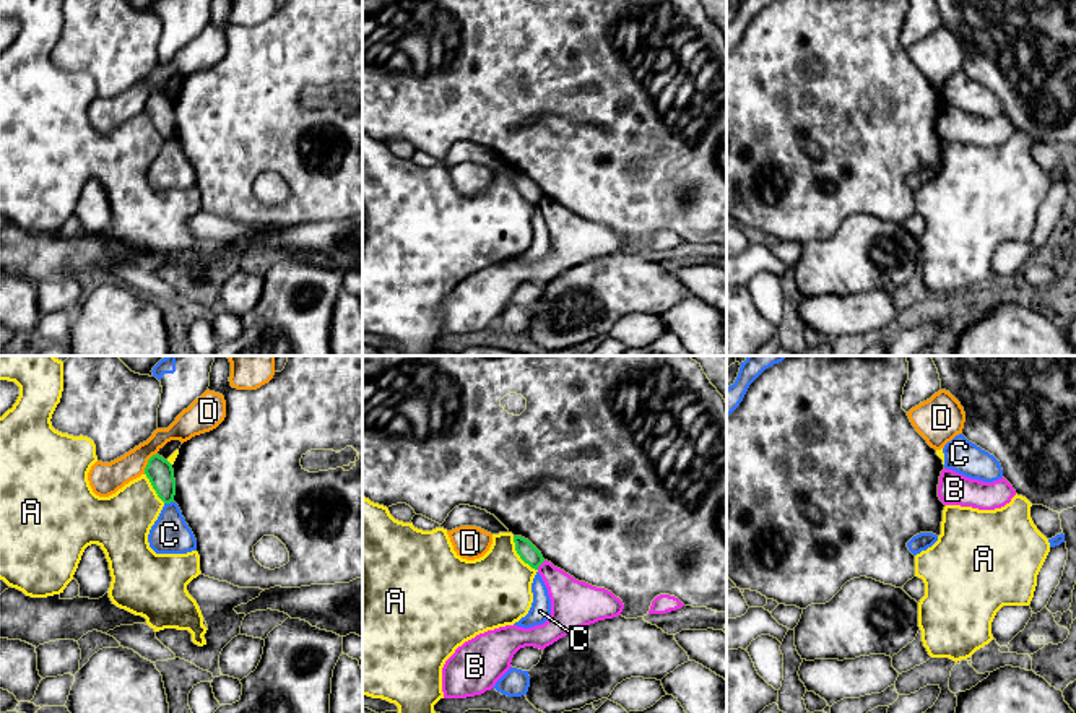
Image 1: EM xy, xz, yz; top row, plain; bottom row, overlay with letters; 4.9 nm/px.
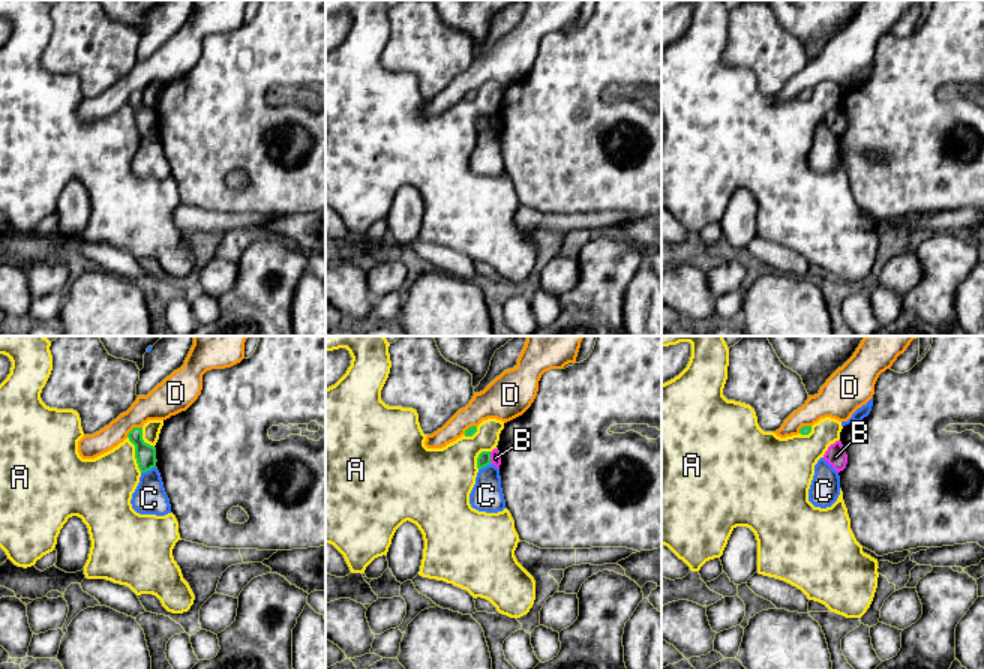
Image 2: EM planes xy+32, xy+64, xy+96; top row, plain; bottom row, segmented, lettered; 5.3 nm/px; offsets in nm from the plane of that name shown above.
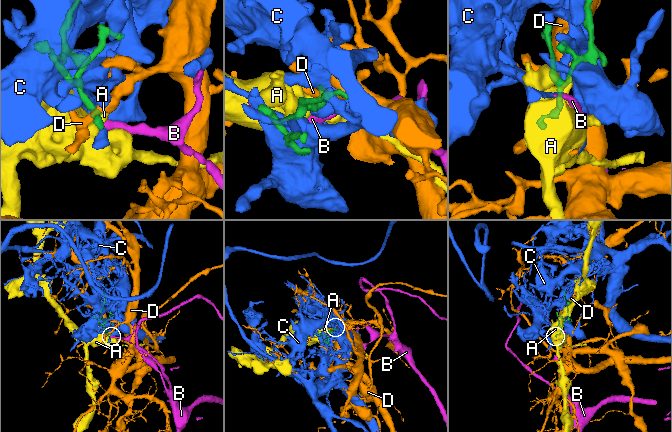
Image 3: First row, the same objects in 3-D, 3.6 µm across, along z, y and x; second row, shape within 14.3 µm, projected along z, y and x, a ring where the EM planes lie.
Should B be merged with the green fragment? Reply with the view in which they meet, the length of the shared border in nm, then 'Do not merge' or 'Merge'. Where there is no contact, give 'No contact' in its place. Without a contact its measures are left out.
Touches green in xz. Shared border 60 nm. Do not merge

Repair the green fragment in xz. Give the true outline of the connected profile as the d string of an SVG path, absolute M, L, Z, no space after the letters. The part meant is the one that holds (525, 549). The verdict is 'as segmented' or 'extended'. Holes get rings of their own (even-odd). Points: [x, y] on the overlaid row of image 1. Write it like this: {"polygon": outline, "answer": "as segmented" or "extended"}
{"polygon": "M514 536L514 542L520 559L531 568L538 570L538 567L545 562L541 552L528 539L522 536Z", "answer": "as segmented"}

